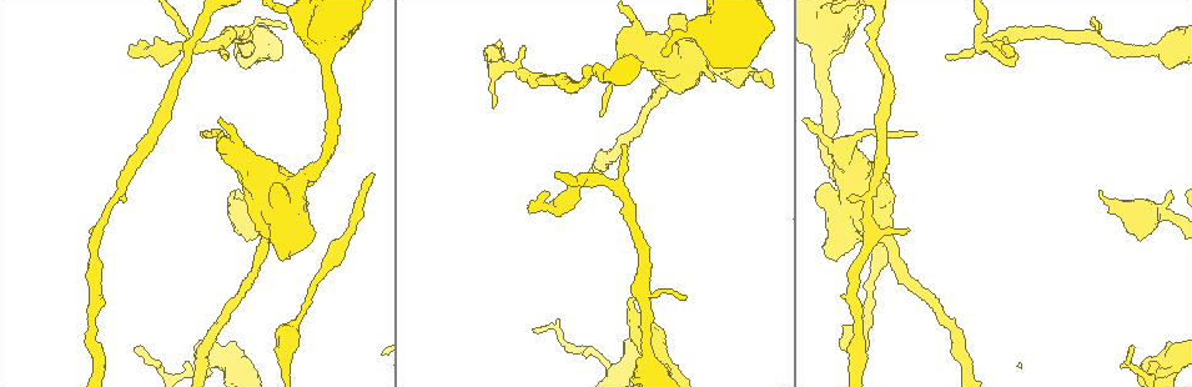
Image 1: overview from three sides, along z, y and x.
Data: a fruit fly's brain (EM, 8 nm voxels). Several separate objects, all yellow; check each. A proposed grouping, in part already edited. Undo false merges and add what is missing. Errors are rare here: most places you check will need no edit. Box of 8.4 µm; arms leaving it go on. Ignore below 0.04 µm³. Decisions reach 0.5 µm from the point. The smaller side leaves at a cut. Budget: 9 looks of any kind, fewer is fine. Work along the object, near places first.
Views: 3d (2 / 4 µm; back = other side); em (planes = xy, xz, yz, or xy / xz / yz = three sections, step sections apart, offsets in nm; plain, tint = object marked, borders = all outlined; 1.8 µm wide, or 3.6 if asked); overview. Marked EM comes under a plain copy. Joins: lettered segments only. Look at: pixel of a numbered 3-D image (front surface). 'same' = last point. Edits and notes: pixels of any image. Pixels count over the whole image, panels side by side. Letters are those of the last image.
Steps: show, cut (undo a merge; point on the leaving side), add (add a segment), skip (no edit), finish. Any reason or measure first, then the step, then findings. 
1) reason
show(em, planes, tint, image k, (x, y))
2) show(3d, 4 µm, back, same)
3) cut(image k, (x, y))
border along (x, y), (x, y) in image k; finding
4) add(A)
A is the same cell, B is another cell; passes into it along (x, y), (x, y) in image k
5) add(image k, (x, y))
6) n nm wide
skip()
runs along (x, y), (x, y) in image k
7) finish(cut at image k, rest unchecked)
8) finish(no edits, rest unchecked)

long arm stops here
show(3d, 2 µm, image 1, (770, 88))

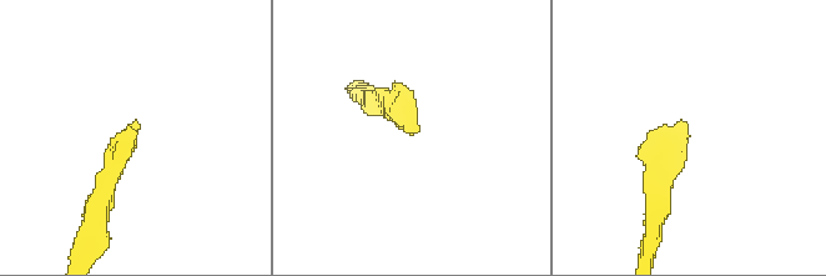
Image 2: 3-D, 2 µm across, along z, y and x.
show(em, yz, step 16, borders, image 2, (686, 124))

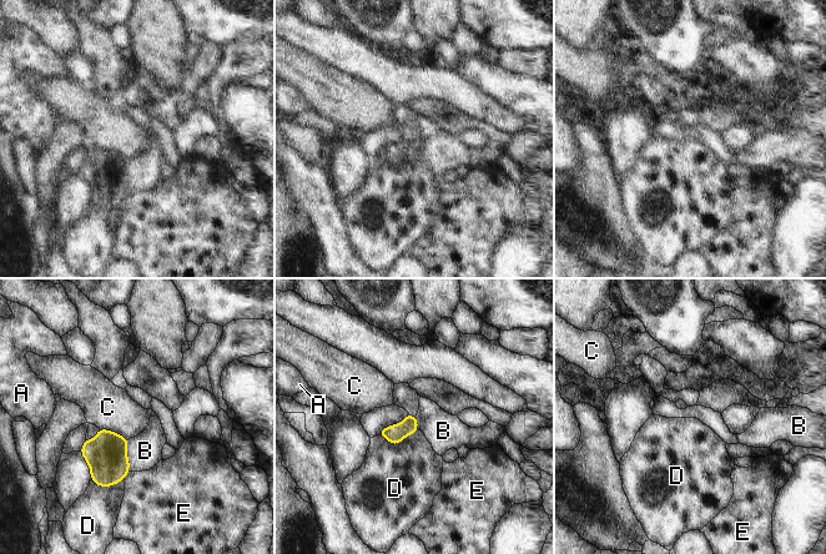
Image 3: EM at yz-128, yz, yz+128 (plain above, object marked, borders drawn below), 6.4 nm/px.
D touches over 260 nm
skip()
A, B, C, D and E are other cells; border along (127, 439), (126, 456), (130, 471) in image 3; no lettered segment goes on from it

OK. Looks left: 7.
an open end
show(em, planes, borders, image 1, (233, 192))

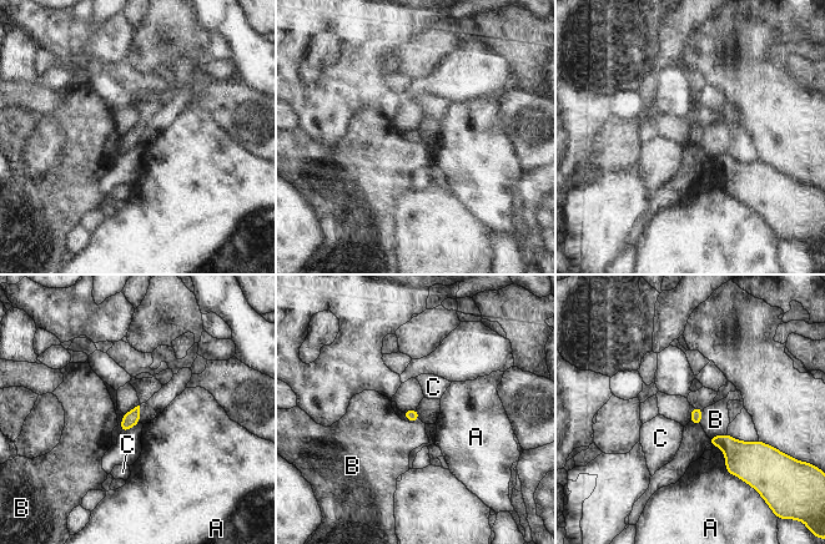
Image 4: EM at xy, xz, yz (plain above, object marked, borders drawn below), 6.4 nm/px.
skip()
A, B and C are other cells; border along (727, 432), (709, 438) in image 4; none of them fits

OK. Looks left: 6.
free end
show(em, xy, step 16, borders, image 1, (143, 40))

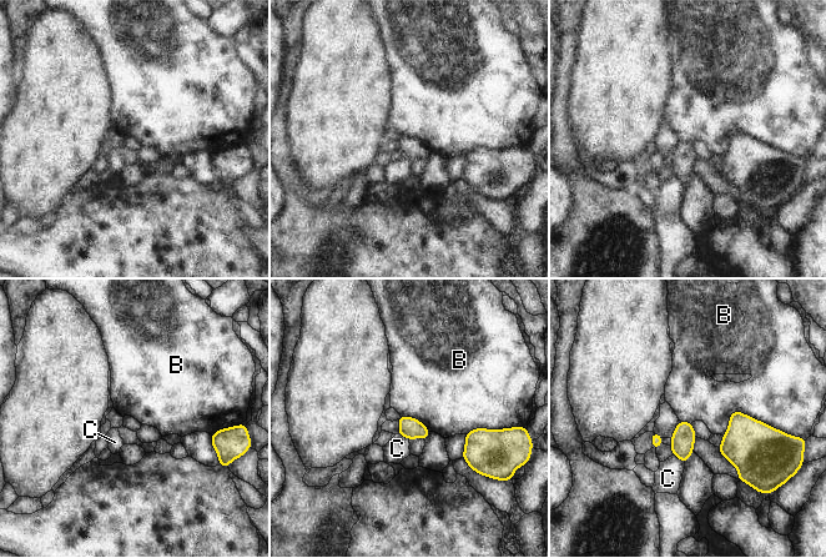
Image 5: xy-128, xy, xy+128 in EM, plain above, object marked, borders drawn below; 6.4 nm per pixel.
skip()
B and C are other cells; border along (772, 427), (734, 411), (721, 435) in image 5; none of them fits

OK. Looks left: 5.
thin end
show(em, xy, step 16, tint, image 1, (534, 329))

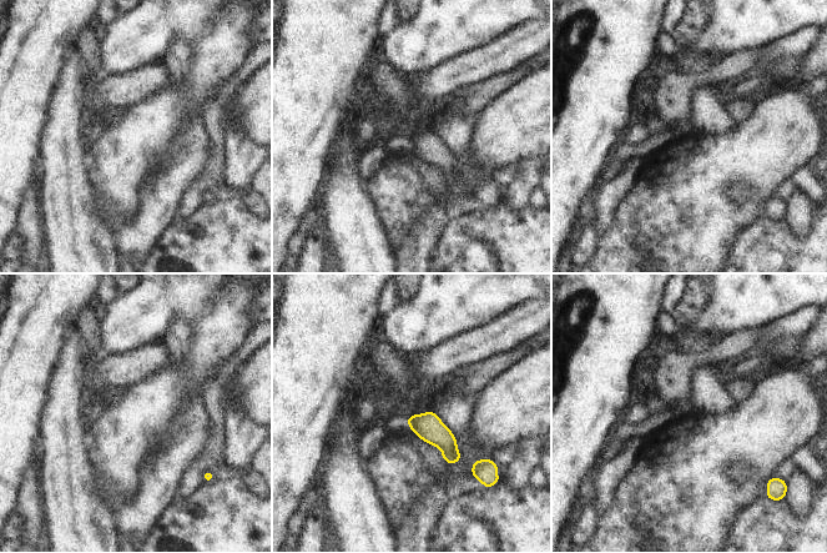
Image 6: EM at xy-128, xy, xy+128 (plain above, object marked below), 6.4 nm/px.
show(em, planes, borders, same)

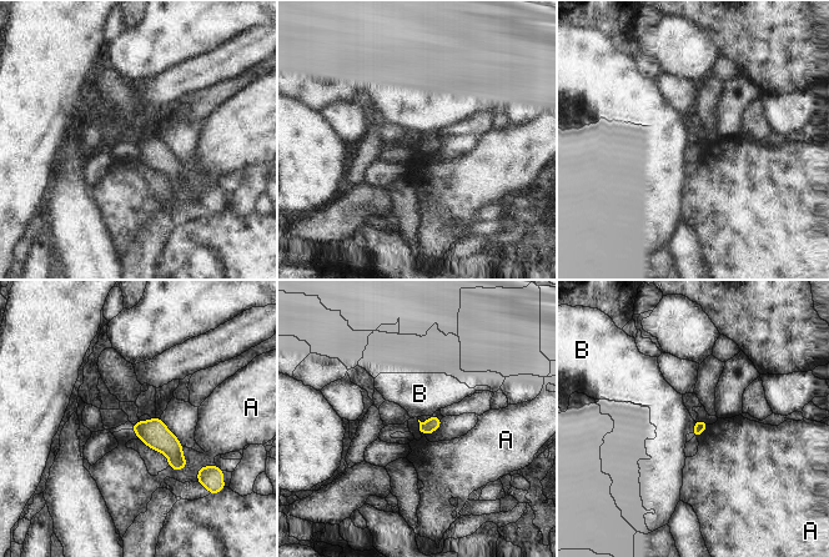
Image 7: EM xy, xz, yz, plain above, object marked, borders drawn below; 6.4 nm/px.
A touches over 180 nm
skip()
A and B are other cells; border along (694, 421), (692, 432) in image 7; none of them fits

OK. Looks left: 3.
finish(no edits, rest unchecked)

